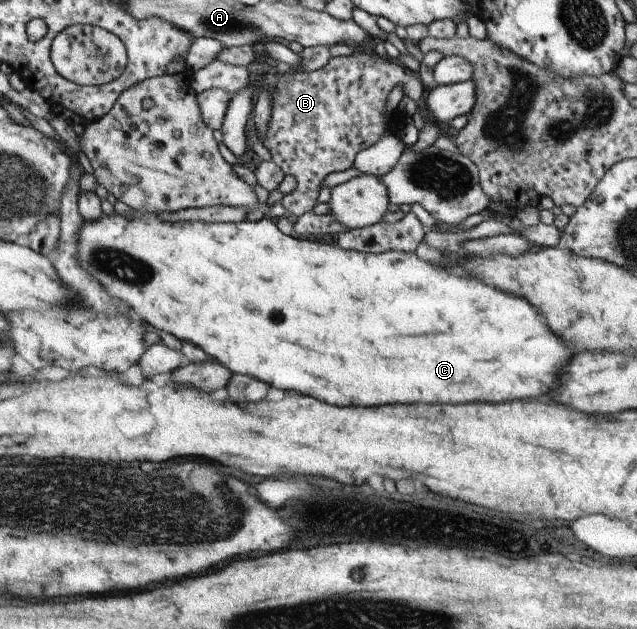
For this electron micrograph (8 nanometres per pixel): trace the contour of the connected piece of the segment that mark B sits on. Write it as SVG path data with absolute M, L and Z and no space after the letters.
M369 46L363 47L355 47L353 48L353 52L350 55L338 56L338 57L329 57L329 60L314 71L303 72L289 72L286 73L281 72L281 70L276 70L276 72L268 72L263 79L262 87L257 89L257 92L262 92L263 89L271 89L272 90L272 109L270 110L269 122L267 123L267 130L264 138L259 141L265 148L267 148L270 154L270 160L273 161L273 164L276 164L282 171L283 174L289 174L289 176L293 176L295 179L295 189L291 194L283 196L280 201L281 206L283 206L285 213L291 219L302 215L304 212L307 212L309 209L312 209L315 206L315 199L317 196L317 192L319 190L319 184L322 182L323 178L327 176L329 173L336 173L337 171L346 171L347 169L352 168L352 164L354 163L355 155L363 149L369 148L372 144L375 144L381 137L385 137L389 135L391 132L397 132L397 125L402 124L403 114L397 110L398 106L392 110L392 116L389 118L387 115L384 115L384 111L386 110L386 100L389 91L403 80L407 80L408 73L405 69L397 62L396 59L391 60L390 58L381 58L376 55Z

